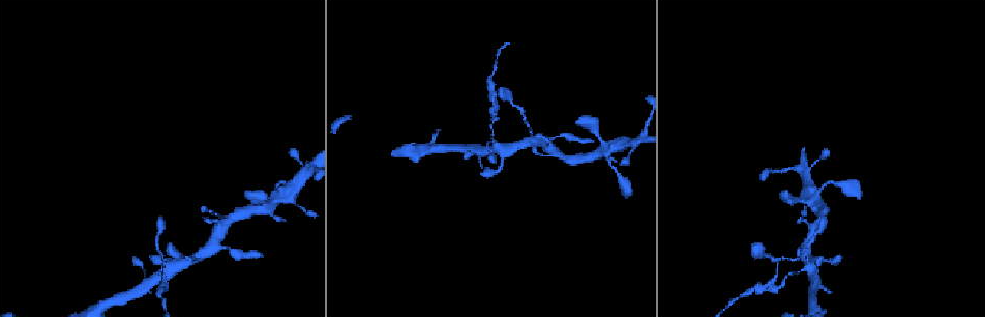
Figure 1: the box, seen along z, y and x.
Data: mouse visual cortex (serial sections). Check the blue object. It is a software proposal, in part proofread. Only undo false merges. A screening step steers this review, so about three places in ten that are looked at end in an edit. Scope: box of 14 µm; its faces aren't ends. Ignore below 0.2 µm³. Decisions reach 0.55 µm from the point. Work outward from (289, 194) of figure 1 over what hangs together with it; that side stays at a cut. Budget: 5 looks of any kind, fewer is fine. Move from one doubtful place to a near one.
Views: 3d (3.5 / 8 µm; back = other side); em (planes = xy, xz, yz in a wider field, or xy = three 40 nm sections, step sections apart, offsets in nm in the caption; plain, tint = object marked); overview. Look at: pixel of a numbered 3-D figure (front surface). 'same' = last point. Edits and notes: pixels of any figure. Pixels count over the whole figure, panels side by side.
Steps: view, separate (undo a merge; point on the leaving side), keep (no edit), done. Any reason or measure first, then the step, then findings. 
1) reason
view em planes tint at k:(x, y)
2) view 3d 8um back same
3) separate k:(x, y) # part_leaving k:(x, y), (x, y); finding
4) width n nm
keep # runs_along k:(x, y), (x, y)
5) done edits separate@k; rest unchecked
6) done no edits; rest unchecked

a narrow waist
view 3d 3.5um at 1:(615, 169)

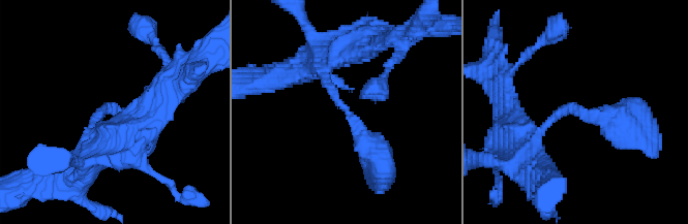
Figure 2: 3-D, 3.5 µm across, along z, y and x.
need the tissue
view em xy step 2 tint at 2:(576, 110)

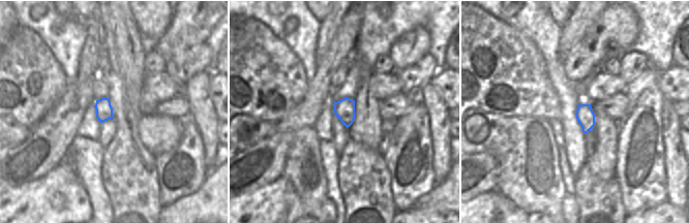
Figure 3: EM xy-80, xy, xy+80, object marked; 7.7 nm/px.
keep # runs_along 2:(336, 52), (323, 81), (374, 160); all the same cell

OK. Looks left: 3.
two arms in line, one across
view 3d 3.5um at 1:(498, 148)

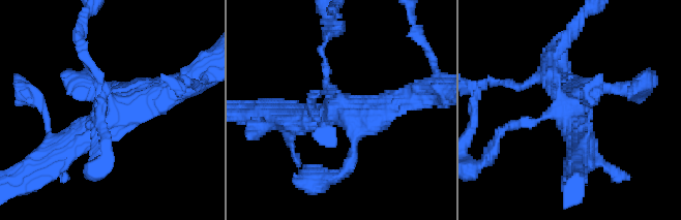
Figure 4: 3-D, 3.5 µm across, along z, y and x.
view em xy step 5 plain at 4:(339, 108)

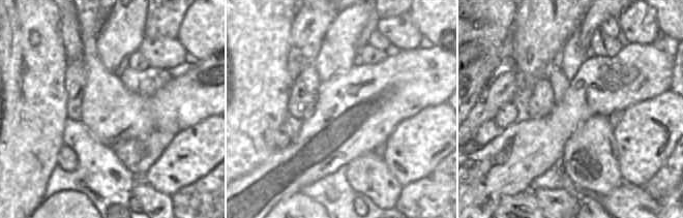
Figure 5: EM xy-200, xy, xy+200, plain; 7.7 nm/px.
view em xy step 5 tint same

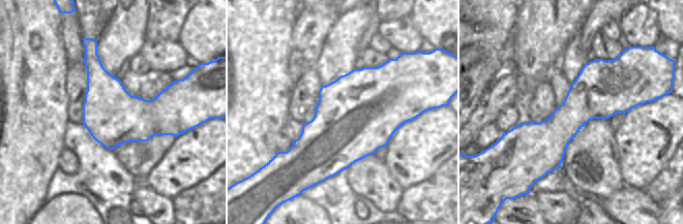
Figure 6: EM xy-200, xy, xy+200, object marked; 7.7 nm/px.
separate 4:(501, 129) # part_leaving 4:(538, 119), (509, 125), (485, 160); two cells meet here

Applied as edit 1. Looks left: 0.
done edits separate@4; rest unchecked

